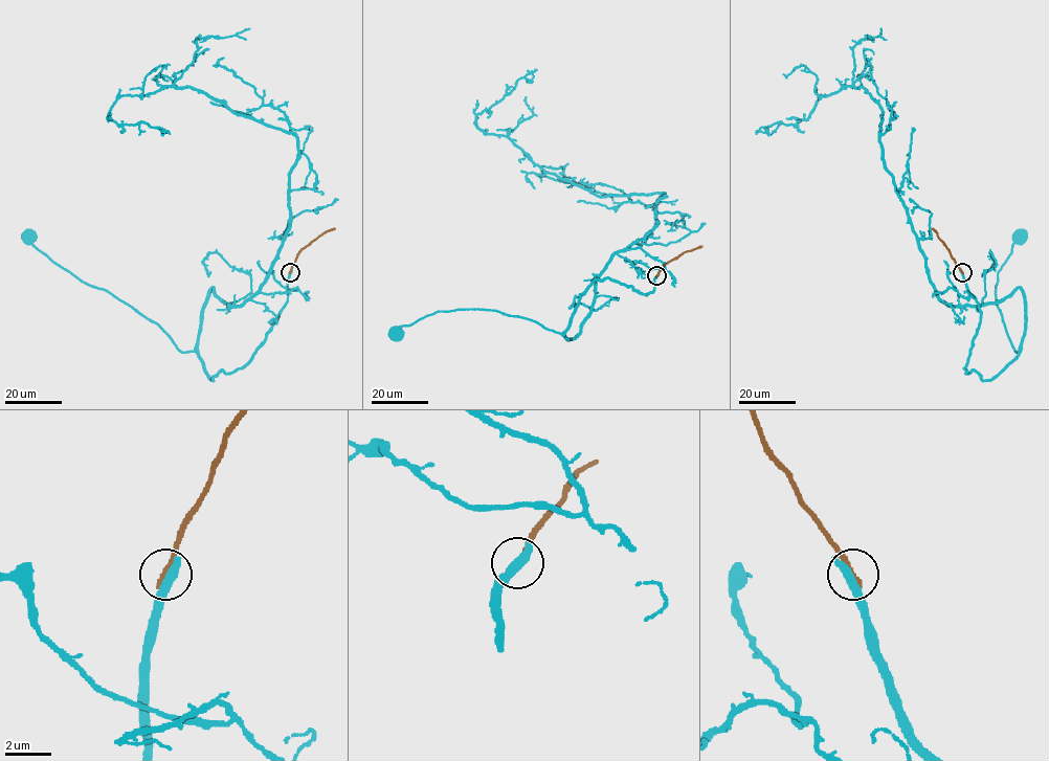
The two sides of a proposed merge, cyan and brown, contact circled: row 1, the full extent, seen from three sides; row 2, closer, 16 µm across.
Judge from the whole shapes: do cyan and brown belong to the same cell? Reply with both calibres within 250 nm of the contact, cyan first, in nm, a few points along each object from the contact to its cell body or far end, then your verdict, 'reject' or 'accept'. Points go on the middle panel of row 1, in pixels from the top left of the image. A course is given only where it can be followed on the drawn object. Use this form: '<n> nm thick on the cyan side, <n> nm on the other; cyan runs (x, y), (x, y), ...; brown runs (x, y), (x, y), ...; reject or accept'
500 nm thick on the cyan side, 300 nm on the other; cyan runs (656, 275), (645, 294), (596, 280), (563, 333), (472, 309), (438, 311), (398, 333); brown runs (656, 275), (669, 261), (701, 246); reject

